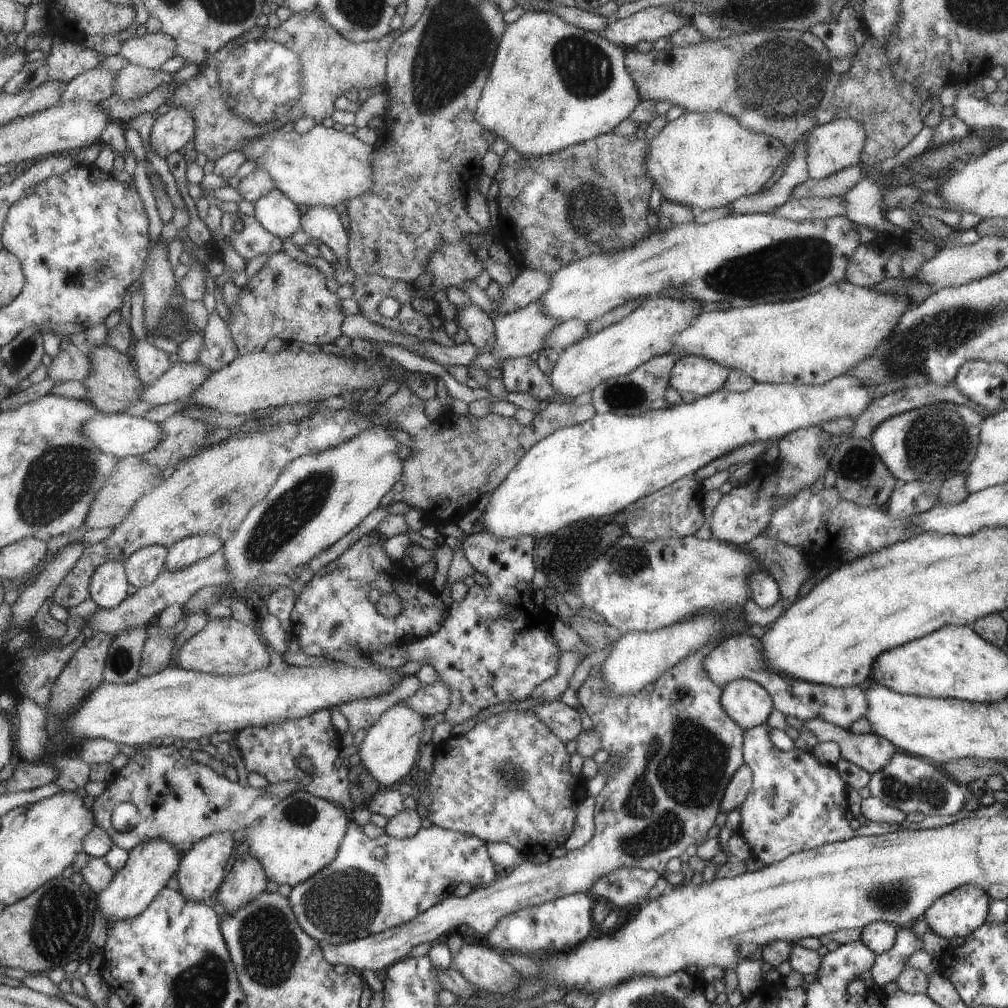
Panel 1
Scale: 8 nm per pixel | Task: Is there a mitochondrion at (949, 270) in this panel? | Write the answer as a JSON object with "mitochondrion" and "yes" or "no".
{"mitochondrion":"no"}

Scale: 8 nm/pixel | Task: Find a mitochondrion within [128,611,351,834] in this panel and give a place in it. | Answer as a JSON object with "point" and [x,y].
{"point":[299,812]}

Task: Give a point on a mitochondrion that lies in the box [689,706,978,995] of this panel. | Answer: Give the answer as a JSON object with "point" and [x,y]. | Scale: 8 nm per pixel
{"point":[931,791]}

